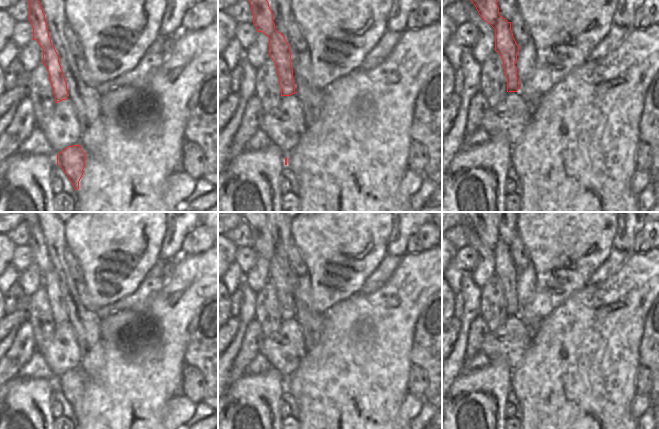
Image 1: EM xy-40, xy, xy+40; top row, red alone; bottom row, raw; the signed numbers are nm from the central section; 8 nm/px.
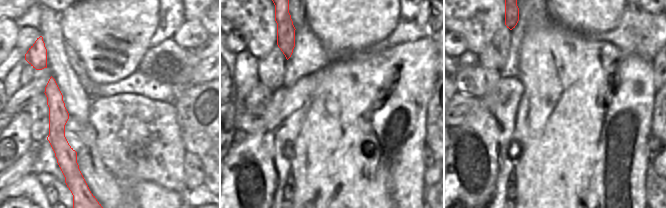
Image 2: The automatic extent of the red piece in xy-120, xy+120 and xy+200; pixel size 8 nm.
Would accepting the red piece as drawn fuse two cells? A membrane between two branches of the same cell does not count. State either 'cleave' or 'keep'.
cleave

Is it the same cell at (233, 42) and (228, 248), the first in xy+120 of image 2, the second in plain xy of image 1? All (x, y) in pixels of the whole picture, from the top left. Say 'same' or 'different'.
different

